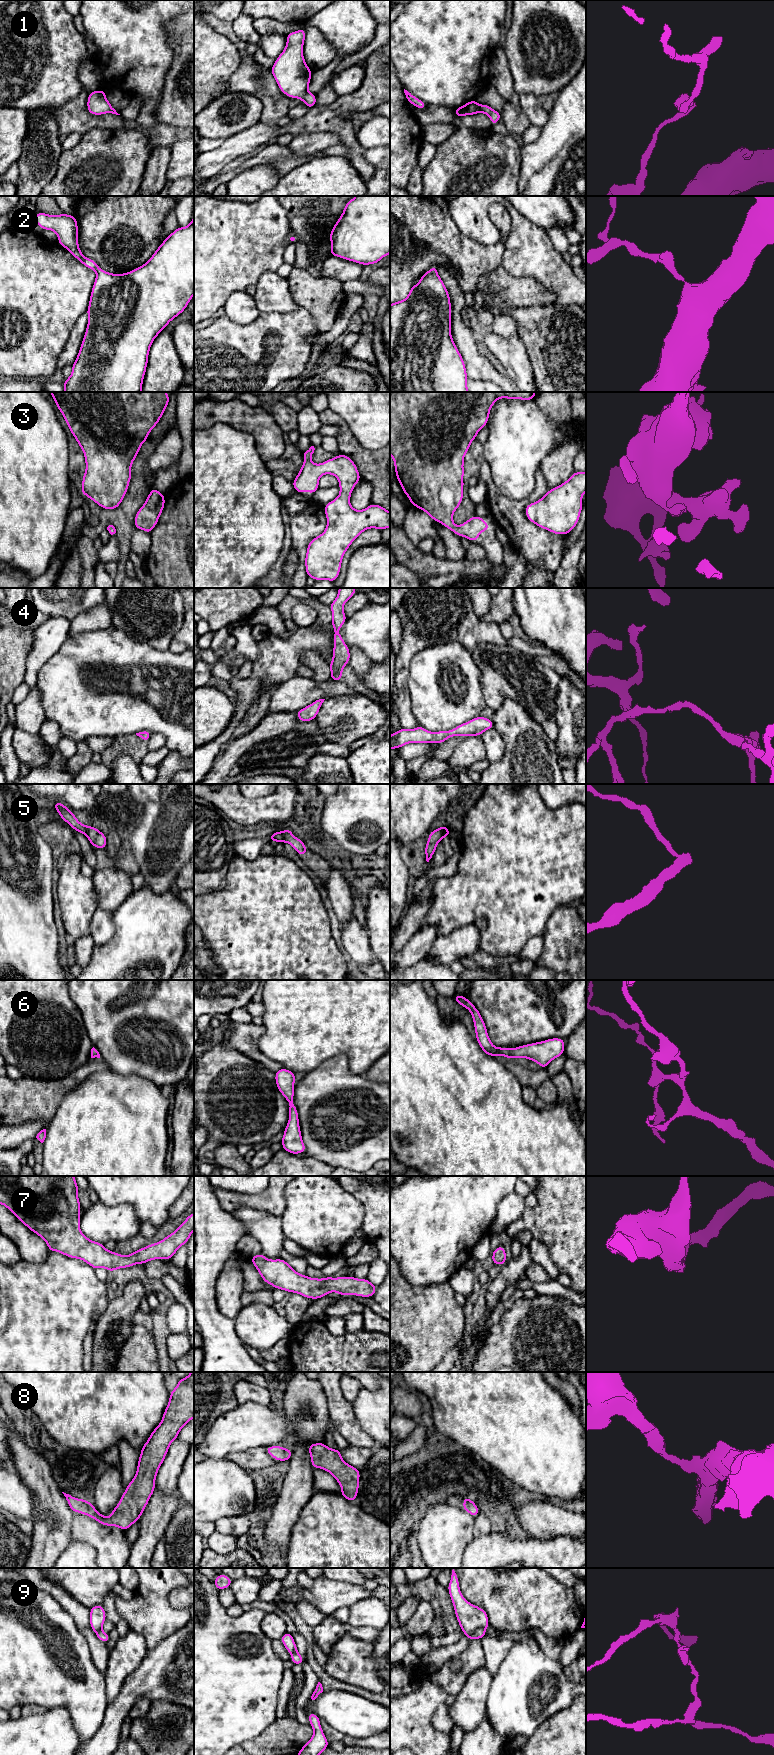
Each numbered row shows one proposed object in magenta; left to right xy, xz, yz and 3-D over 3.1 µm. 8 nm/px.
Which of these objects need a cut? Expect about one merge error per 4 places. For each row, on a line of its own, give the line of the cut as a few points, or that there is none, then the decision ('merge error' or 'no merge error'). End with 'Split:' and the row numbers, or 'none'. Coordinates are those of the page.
1: no cut; no merge error
2: no cut; no merge error
3: no cut; no merge error
4: no cut; no merge error
5: cut in xy along (89, 826), (85, 834); merge error
6: no cut; no merge error
7: no cut; no merge error
8: no cut; no merge error
9: cut in yz along (485, 1628), (477, 1628), (467, 1636); merge error
Split: 5, 9

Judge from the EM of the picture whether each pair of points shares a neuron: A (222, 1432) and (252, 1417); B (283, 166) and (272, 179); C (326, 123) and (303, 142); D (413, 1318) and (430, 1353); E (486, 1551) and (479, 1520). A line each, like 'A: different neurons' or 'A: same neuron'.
A: same neuron
B: different neurons
C: different neurons
D: same neuron
E: different neurons

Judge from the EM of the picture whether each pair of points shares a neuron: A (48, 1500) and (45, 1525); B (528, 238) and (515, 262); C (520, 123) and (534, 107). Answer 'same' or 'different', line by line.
A: same
B: same
C: different

